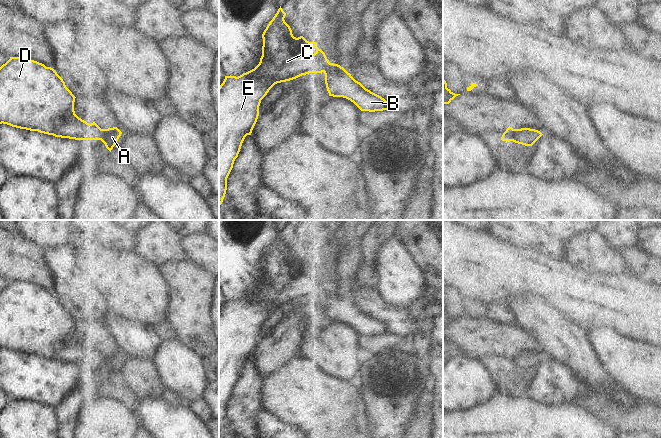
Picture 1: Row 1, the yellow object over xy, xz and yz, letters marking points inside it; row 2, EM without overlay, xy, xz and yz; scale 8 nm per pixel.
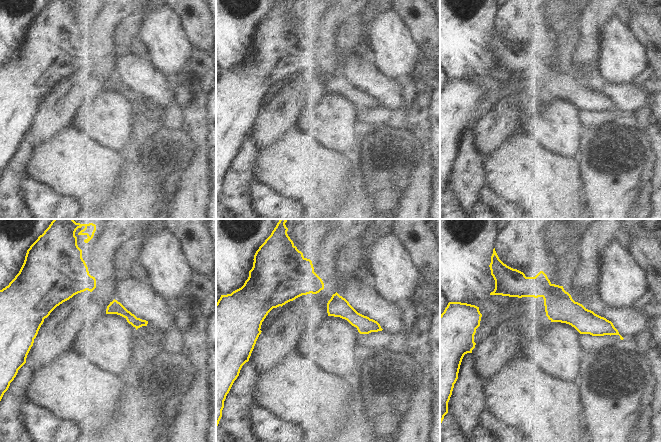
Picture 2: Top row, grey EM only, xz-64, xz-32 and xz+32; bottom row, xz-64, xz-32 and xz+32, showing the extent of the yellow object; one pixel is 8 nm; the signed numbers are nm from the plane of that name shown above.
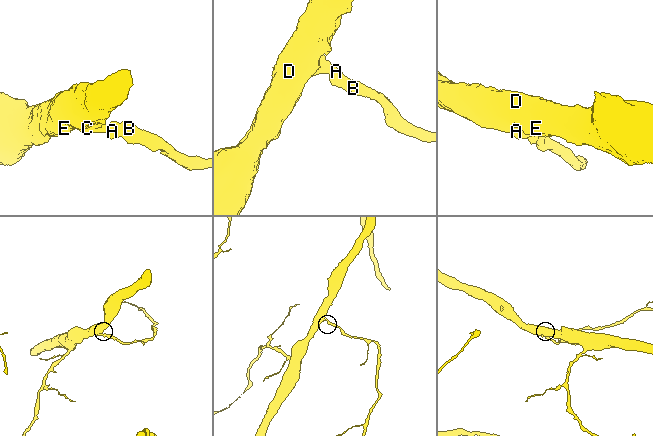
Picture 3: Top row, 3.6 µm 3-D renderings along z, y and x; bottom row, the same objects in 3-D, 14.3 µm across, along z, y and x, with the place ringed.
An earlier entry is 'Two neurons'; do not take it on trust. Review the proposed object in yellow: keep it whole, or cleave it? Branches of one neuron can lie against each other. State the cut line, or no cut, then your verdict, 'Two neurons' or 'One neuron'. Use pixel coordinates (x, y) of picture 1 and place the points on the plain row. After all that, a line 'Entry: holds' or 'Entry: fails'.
No split. One neuron
Entry: fails

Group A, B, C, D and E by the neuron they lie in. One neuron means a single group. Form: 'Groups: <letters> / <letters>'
Groups: A B C D E

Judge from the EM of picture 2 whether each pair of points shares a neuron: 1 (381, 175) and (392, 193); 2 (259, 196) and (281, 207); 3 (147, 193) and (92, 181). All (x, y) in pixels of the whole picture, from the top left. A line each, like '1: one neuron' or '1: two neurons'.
1: one neuron
2: one neuron
3: two neurons

